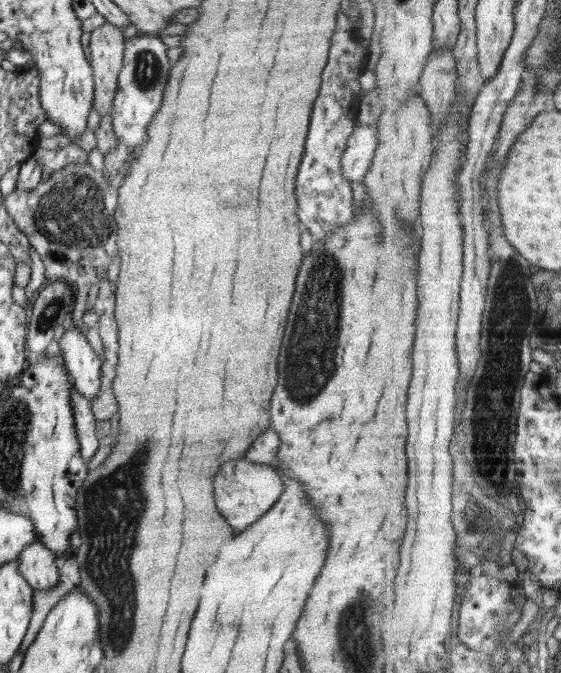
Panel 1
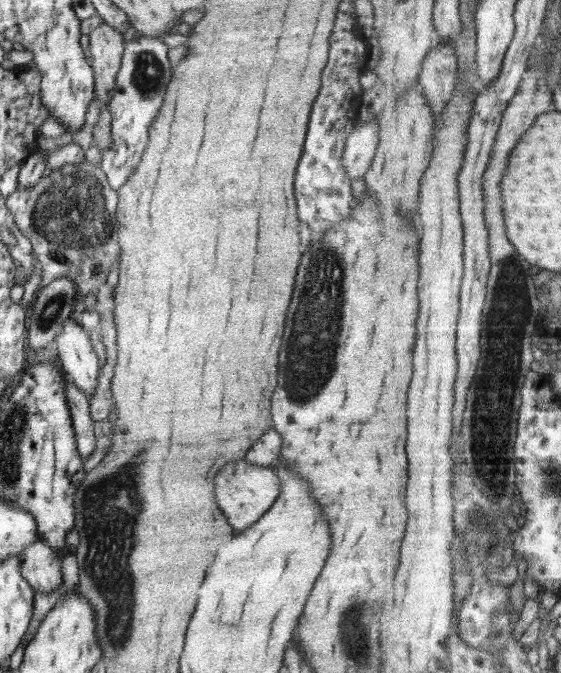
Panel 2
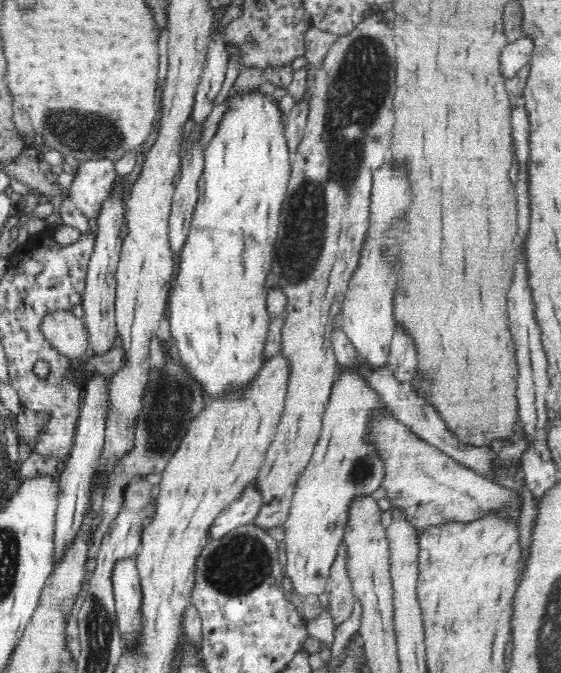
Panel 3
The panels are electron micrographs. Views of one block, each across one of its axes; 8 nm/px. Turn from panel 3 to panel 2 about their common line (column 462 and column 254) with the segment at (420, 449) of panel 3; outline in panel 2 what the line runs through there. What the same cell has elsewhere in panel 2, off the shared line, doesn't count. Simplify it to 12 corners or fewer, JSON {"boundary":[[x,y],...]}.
{"boundary":[[226,464],[216,500],[228,524],[252,526],[280,494],[271,465]]}

